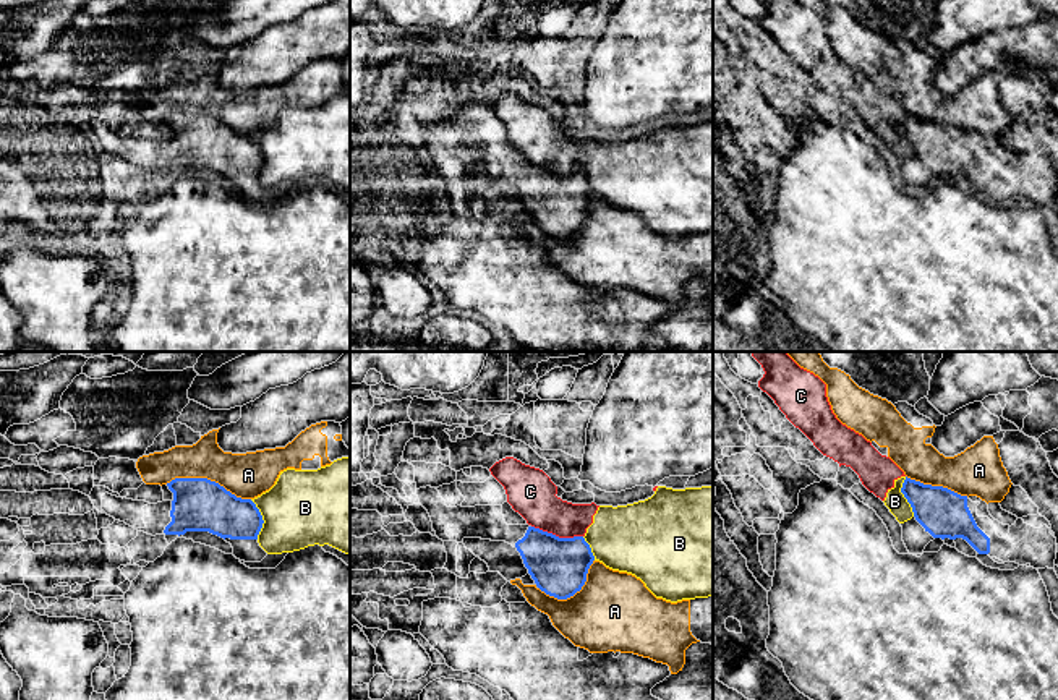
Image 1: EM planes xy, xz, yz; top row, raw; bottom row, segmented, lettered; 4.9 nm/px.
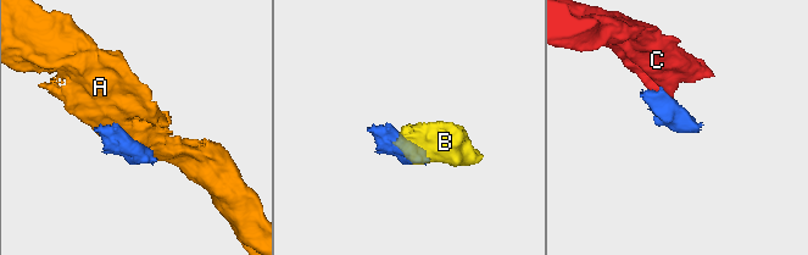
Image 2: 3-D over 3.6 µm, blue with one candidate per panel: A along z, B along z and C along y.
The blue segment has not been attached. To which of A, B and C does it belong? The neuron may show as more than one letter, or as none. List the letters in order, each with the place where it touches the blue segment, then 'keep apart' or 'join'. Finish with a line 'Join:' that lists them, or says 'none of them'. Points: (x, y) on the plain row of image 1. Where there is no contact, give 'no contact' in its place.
A: contact xy (206, 115); keep apart
B: contact xy (261, 156); keep apart
C: contact xz (558, 174); keep apart
Join: none of them

